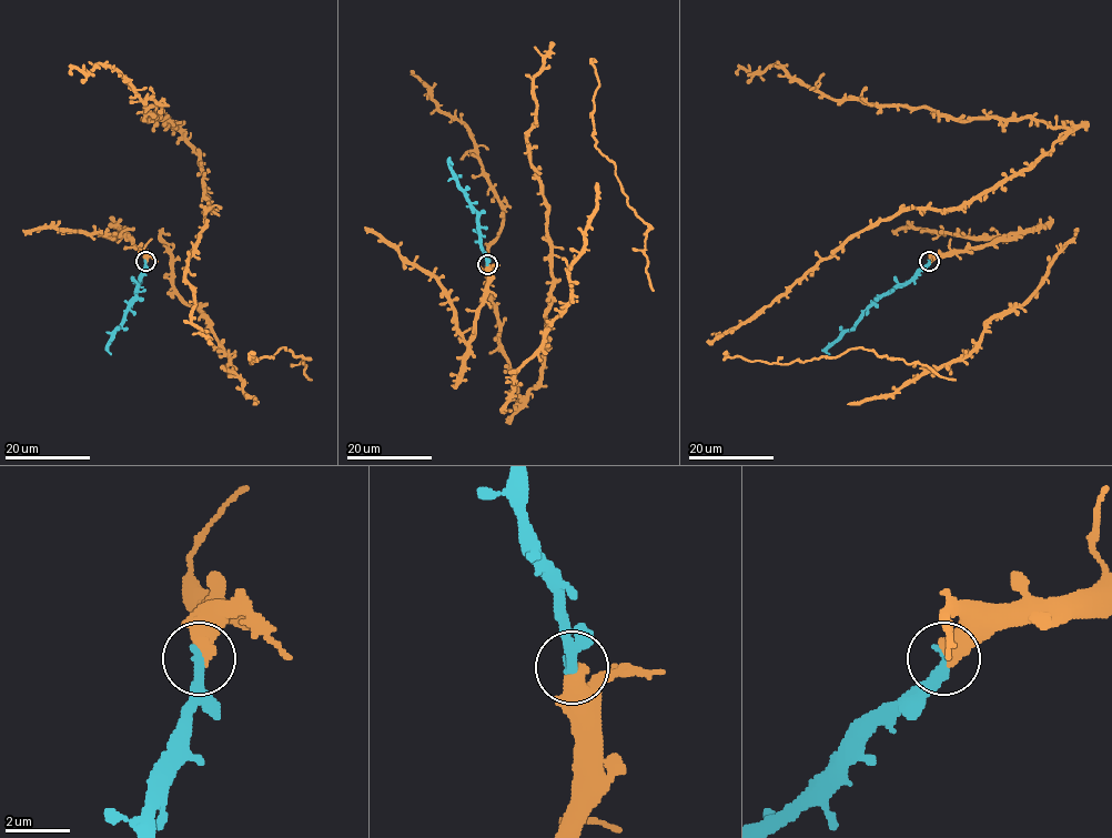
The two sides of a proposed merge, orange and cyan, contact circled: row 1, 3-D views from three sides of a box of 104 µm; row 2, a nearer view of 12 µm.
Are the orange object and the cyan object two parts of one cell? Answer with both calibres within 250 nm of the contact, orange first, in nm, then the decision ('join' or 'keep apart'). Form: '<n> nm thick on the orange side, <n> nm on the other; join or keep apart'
550 nm thick on the orange side, 360 nm on the other; join

